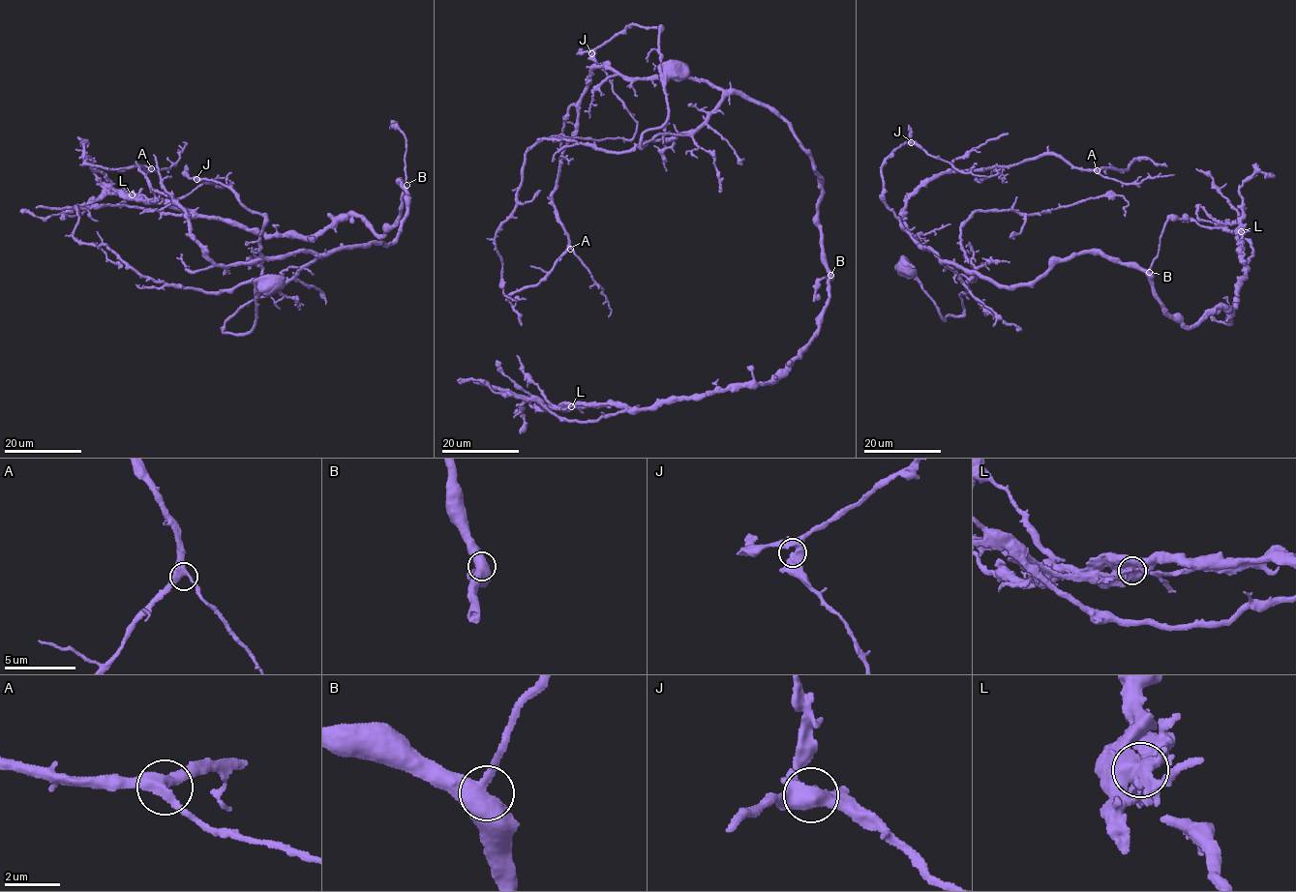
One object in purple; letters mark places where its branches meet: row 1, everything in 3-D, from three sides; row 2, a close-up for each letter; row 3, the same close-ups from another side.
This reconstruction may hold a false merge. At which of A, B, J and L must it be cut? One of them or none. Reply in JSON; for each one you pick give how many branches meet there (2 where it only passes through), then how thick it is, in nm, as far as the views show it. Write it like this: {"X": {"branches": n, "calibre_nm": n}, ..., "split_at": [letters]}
{"L": {"branches": 3, "calibre_nm": 550}, "split_at": ["L"]}

